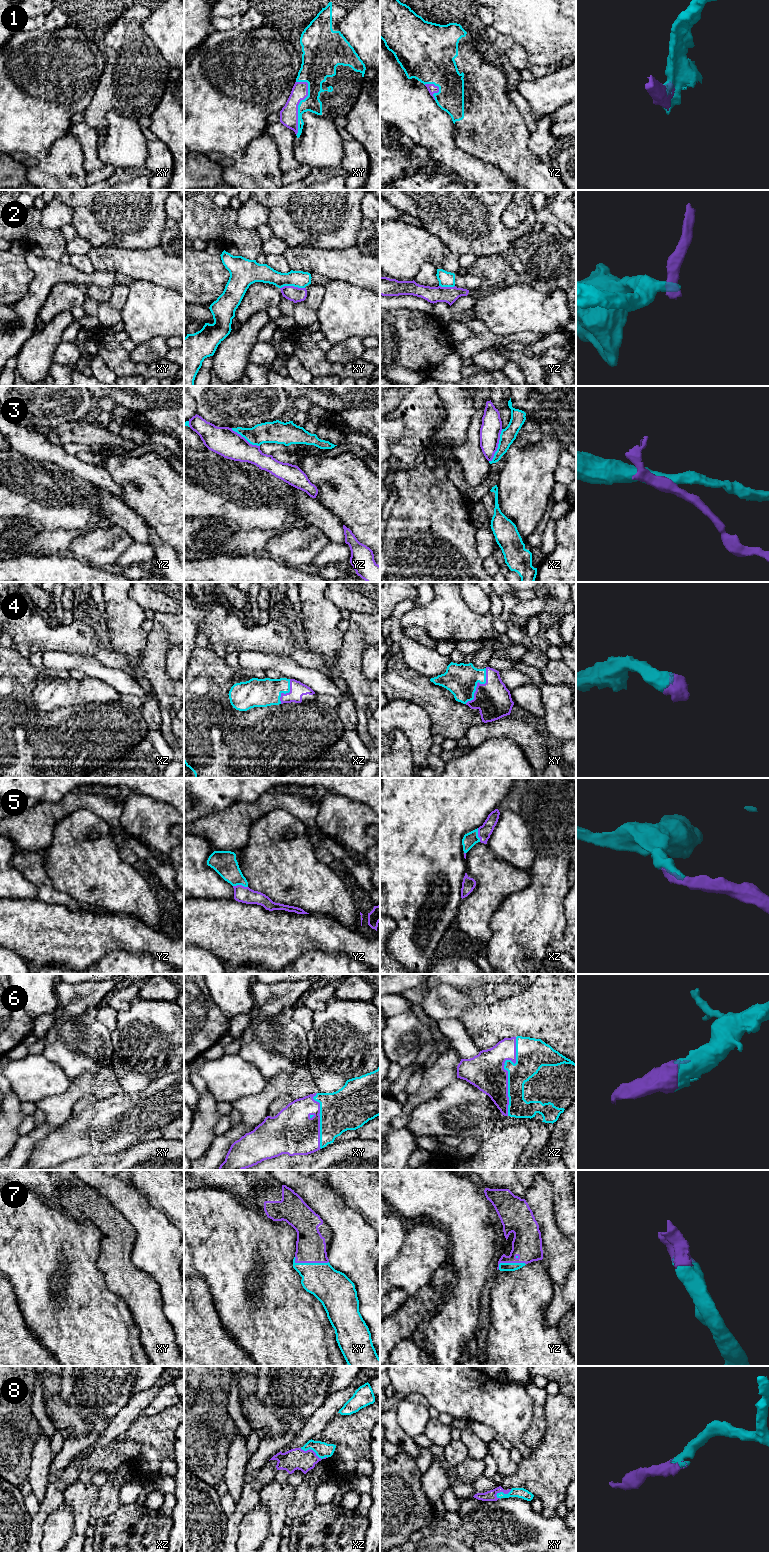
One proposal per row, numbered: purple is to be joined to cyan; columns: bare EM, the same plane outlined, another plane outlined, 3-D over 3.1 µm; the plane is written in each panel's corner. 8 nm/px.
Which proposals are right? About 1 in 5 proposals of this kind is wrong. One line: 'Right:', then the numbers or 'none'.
Right: 1, 4, 5, 6, 7, 8

